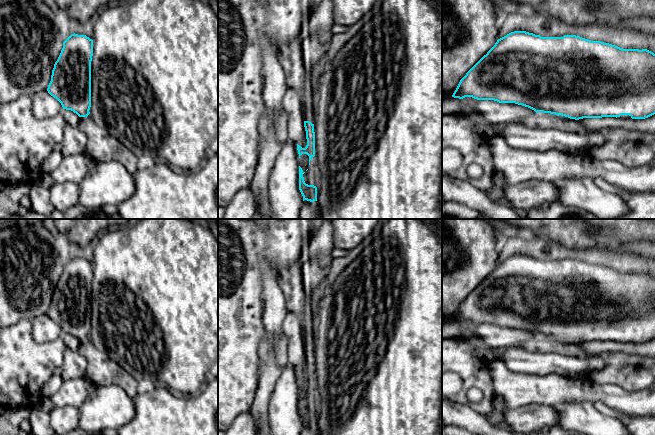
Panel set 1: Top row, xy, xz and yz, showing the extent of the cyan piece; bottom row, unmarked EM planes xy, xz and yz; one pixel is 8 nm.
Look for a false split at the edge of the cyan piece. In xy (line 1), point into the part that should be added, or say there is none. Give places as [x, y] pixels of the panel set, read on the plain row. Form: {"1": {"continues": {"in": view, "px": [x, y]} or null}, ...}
{"1": {"continues": {"in": "xy", "px": [101, 370]}}}

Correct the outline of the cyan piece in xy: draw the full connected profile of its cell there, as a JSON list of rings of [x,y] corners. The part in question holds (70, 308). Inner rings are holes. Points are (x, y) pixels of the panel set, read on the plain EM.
[[[71,258],[63,266],[63,272],[54,288],[47,315],[61,327],[63,333],[71,334],[80,341],[78,352],[87,360],[85,377],[95,386],[117,385],[134,398],[137,395],[137,380],[91,342],[89,334],[91,331],[92,280],[93,264],[86,259]]]

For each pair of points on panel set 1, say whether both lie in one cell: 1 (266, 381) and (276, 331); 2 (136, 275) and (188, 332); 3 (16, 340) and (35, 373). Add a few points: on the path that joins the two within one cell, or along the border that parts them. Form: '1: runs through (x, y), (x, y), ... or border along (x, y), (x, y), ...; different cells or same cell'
1: runs through (267, 369), (268, 343); same cell
2: runs through (150, 289), (165, 304), (165, 309), (174, 318); same cell
3: runs through (17, 348), (17, 355), (27, 365); same cell

